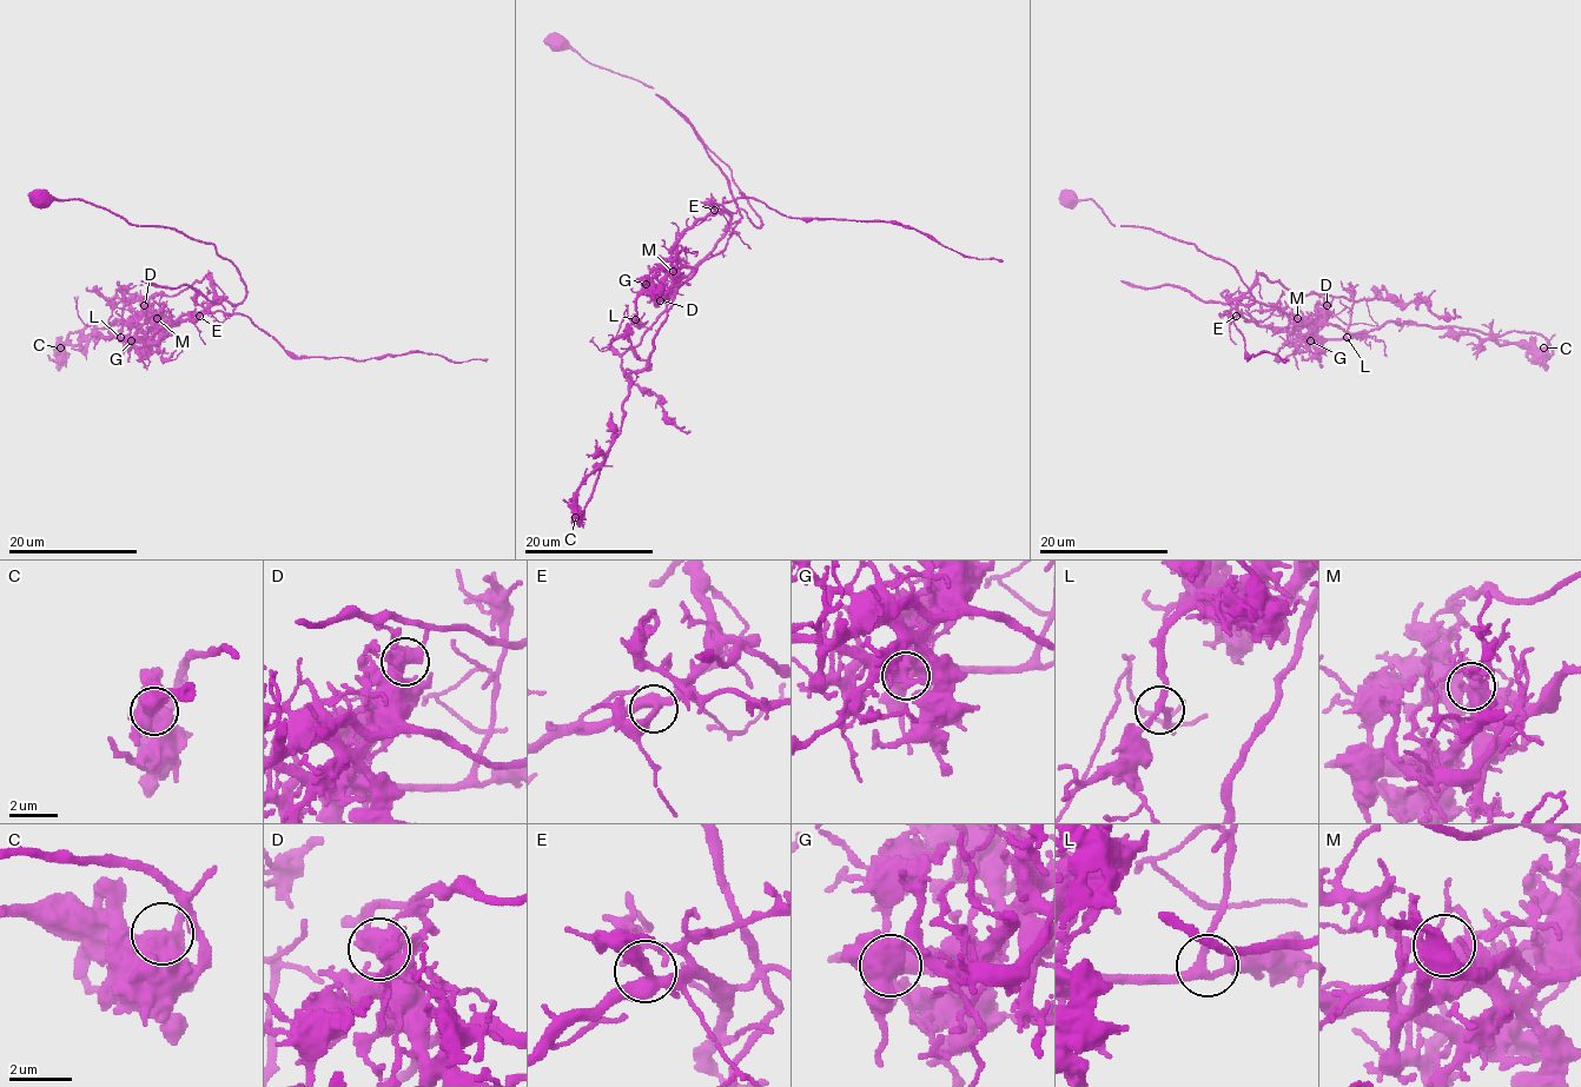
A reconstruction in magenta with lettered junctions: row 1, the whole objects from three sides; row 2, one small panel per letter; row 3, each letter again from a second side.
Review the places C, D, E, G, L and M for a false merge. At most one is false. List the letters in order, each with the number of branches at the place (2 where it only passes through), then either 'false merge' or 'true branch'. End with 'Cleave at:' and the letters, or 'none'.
C: 2 | true branch
D: 4 | true branch
E: 3 | true branch
G: 4 | false merge
L: 3 | true branch
M: 4 | true branch
Cleave at: G

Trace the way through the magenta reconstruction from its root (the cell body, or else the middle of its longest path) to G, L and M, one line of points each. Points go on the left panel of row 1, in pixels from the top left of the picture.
G: (39, 198), (79, 199), (212, 243), (239, 273), (238, 304), (218, 298), (131, 342)
L: (39, 198), (79, 199), (134, 225), (212, 243), (246, 286), (238, 304), (218, 298), (147, 338), (120, 337)
M: (39, 198), (79, 199), (134, 225), (212, 243), (246, 286), (238, 304), (223, 298), (166, 329), (157, 318)

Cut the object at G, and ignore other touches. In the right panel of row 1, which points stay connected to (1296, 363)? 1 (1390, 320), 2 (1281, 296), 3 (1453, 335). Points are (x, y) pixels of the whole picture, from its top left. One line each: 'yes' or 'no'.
1: yes
2: yes
3: yes

